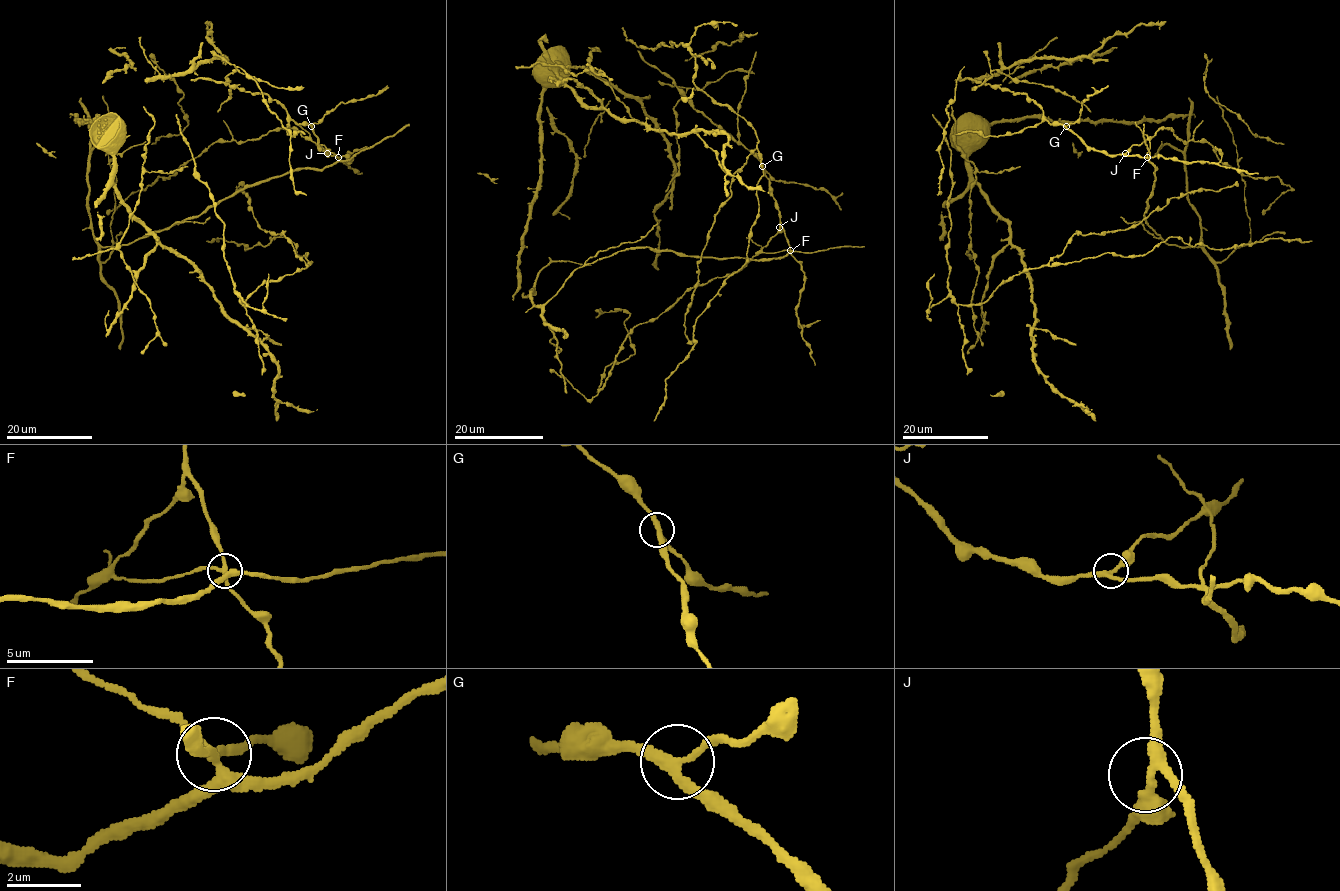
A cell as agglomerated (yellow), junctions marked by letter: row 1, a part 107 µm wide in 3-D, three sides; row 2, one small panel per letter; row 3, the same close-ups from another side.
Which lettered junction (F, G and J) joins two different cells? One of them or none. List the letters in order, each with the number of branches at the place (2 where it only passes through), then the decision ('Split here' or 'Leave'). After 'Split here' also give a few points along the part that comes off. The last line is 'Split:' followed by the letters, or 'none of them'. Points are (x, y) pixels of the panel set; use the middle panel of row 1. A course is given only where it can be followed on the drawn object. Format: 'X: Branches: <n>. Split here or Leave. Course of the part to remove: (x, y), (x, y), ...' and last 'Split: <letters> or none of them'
F: Branches: 5. Split here. Course of the part to remove: (790, 250), (746, 259), (627, 248), (577, 268), (545, 304), (556, 358), (546, 322)
G: Branches: 3. Leave
J: Branches: 3. Leave
Split: F

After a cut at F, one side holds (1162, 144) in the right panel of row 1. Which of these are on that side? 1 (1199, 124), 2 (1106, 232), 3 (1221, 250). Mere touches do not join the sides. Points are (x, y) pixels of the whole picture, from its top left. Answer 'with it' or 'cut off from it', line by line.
1: cut off from it
2: cut off from it
3: cut off from it

